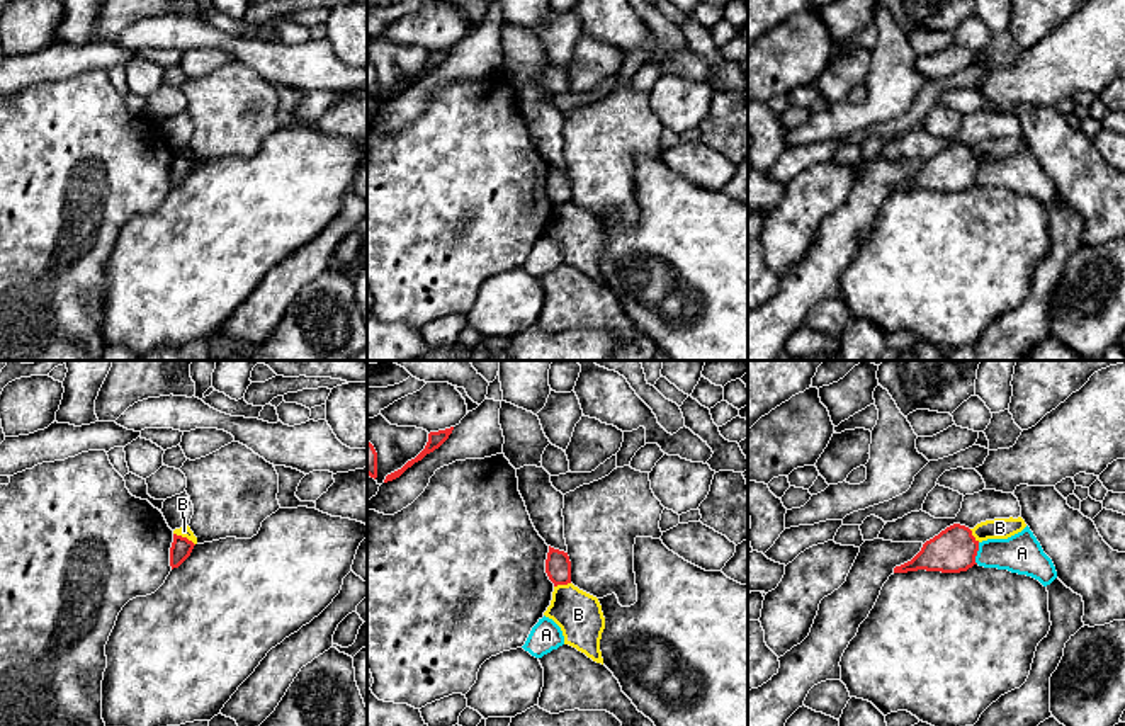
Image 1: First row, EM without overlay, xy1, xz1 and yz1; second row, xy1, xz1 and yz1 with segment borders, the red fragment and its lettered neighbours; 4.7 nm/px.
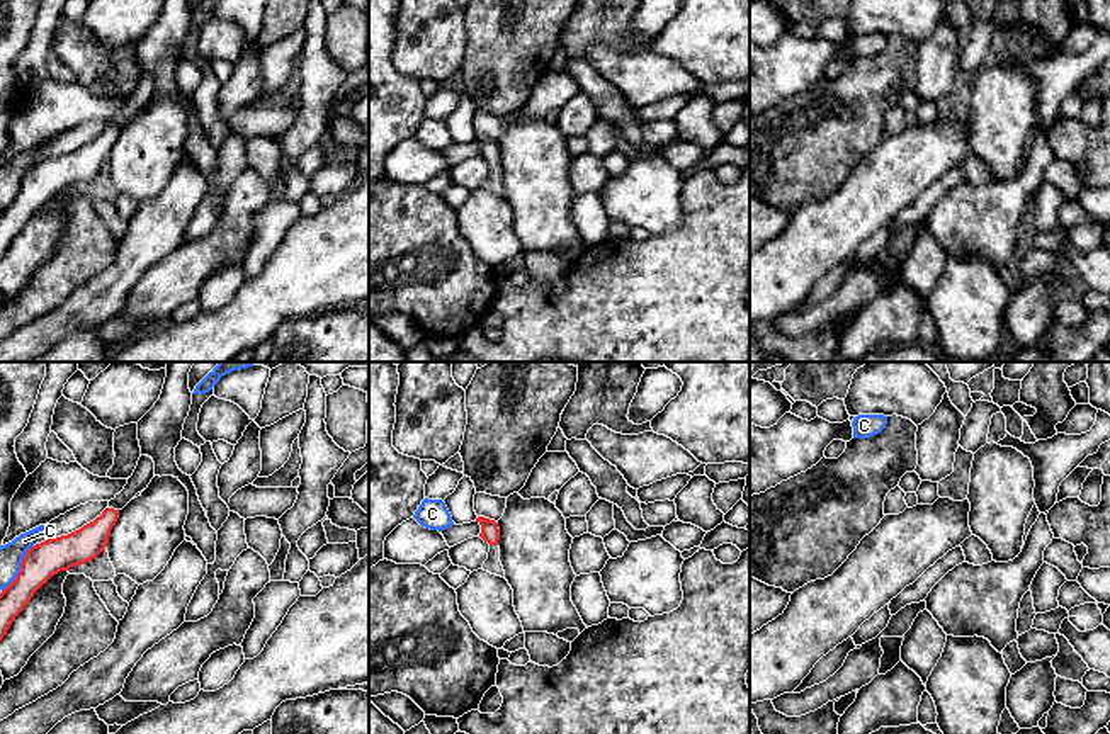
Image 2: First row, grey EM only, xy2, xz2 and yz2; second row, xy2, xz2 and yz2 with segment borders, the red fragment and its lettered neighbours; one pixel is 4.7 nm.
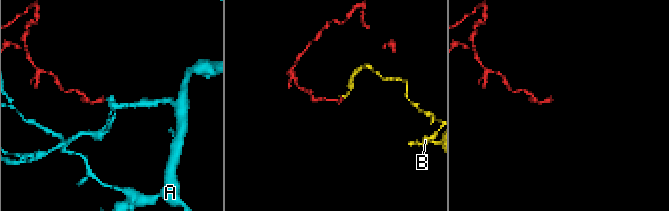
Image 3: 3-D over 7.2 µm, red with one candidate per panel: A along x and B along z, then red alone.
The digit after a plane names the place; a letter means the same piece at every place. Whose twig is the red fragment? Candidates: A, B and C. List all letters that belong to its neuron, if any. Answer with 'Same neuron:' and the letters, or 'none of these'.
Same neuron: none of these

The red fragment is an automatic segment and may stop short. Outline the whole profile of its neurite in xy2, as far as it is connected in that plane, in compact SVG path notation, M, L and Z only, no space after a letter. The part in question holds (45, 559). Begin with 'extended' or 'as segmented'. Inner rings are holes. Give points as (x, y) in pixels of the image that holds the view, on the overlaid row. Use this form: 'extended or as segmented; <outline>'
extended; M141 455L124 489L93 522L82 528L32 545L20 562L17 578L0 593L0 641L34 593L59 571L95 559L105 547L119 511L155 477L155 462Z

